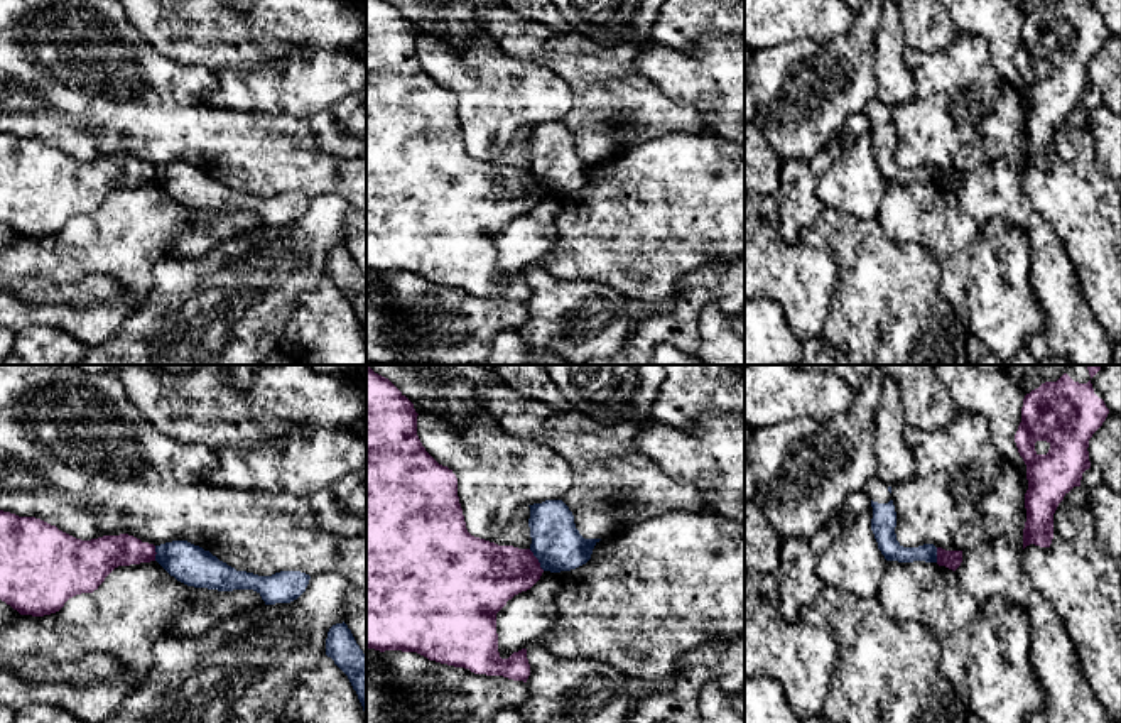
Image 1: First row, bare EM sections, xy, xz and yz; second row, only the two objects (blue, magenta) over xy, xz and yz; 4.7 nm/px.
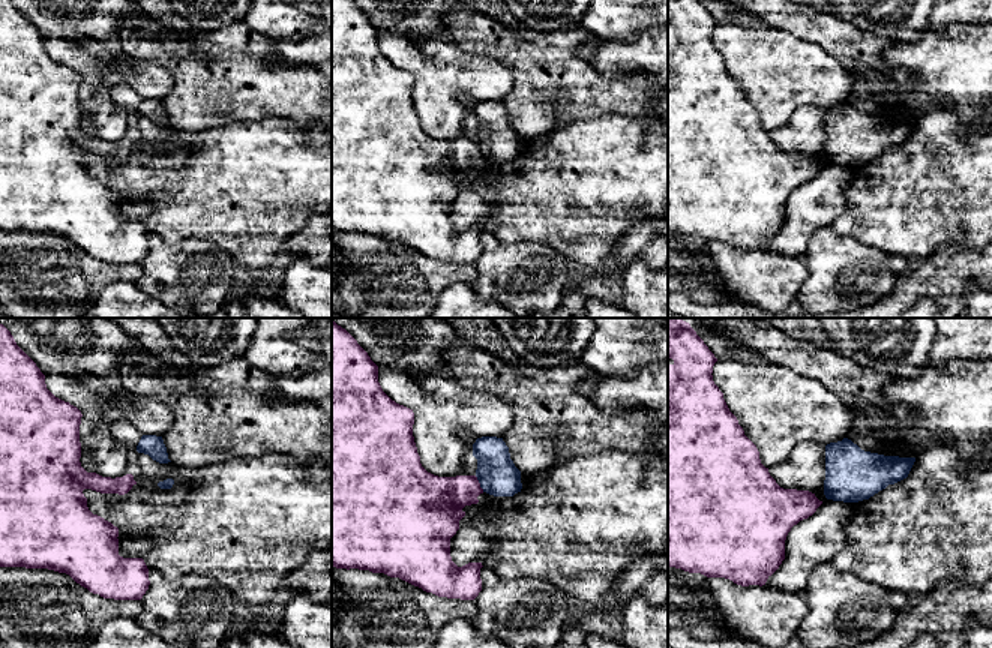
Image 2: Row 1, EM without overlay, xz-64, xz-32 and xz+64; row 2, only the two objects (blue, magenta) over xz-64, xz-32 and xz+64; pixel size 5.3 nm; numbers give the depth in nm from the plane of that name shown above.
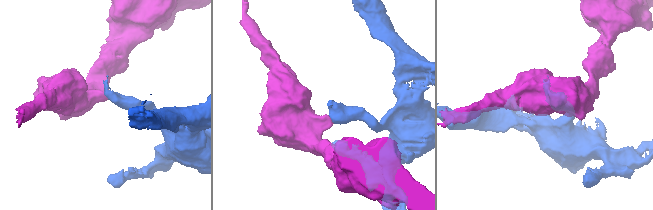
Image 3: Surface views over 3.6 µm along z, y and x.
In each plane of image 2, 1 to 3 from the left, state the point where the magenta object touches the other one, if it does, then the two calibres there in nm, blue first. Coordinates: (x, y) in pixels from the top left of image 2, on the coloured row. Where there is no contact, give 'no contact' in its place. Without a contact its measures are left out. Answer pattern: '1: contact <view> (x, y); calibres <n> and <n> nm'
1: no contact
2: contact xz-32 (479, 482); calibres 220 and 280 nm
3: no contact

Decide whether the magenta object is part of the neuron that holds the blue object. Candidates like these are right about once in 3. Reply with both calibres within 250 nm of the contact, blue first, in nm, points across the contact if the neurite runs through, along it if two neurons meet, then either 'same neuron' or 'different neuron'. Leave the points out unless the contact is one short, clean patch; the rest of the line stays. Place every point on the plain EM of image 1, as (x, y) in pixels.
calibres 240 and 300 nm; border xz (529, 171), (544, 191); different neuron

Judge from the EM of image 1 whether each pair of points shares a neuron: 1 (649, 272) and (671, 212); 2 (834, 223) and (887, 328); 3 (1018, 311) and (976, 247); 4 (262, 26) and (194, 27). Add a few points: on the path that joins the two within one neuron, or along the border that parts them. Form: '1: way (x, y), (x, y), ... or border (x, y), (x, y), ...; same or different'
1: way (649, 257), (649, 233), (655, 227); same
2: way (858, 249), (878, 277), (887, 294), (887, 303); same
3: way (1003, 296), (985, 277), (976, 262); same
4: way (245, 27), (211, 27); same

